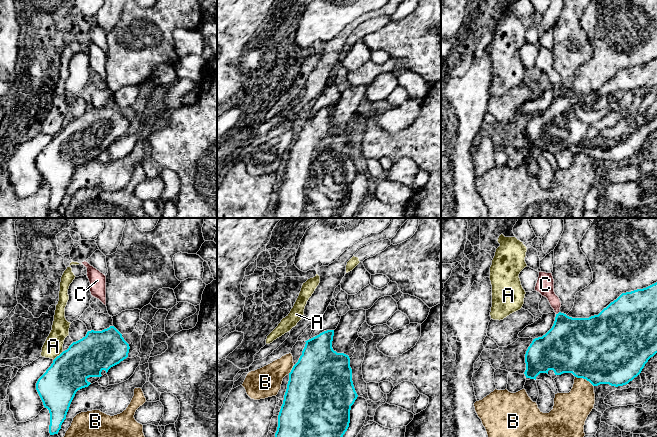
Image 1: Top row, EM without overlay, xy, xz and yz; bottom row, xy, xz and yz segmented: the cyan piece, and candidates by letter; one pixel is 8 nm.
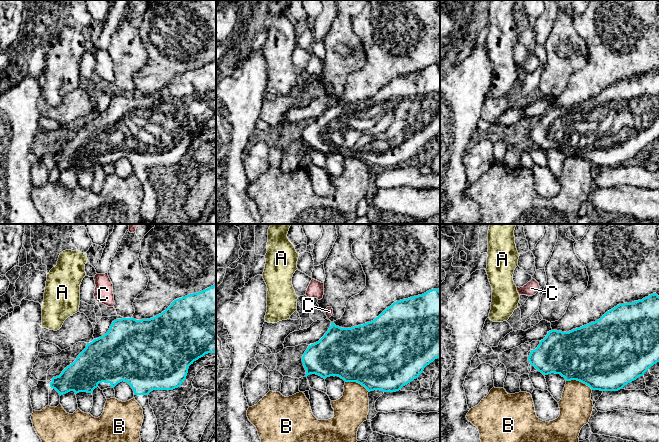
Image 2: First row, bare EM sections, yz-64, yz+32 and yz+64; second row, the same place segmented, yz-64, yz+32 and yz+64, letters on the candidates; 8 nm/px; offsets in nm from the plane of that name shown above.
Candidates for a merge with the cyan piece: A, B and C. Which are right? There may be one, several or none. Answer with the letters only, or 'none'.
C

